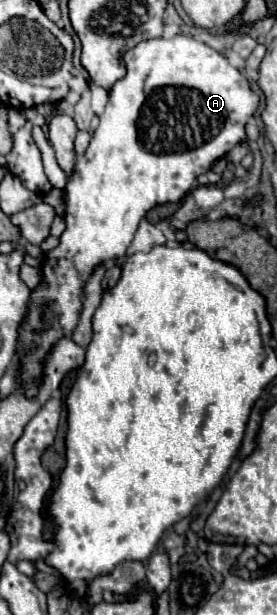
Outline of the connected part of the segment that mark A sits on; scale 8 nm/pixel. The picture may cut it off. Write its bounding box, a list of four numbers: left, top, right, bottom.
[18,33,260,398]

